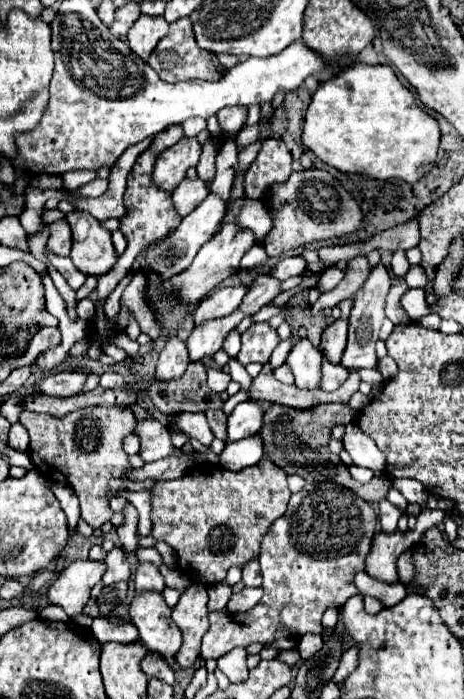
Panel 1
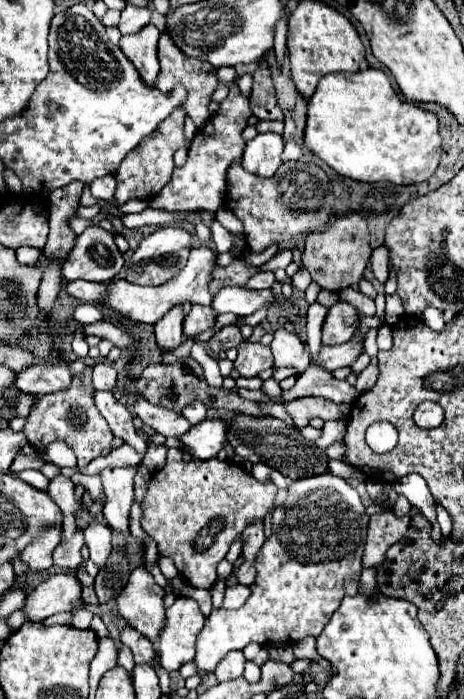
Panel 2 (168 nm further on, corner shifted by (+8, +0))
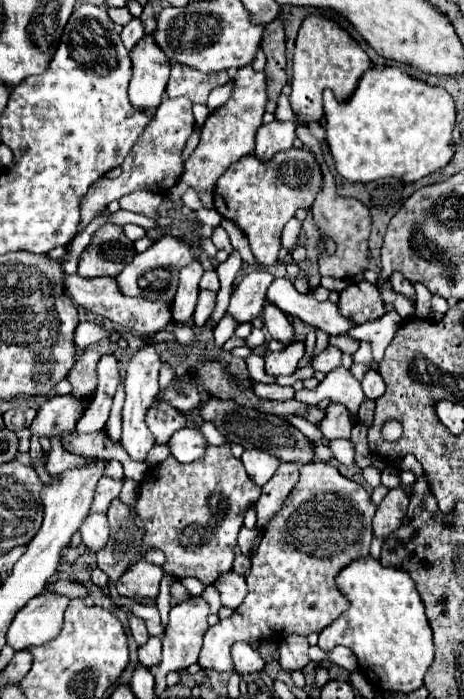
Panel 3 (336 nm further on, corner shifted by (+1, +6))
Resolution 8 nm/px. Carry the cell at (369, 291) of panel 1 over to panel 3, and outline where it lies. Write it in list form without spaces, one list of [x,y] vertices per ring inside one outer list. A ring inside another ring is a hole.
[[[328,345],[328,349],[324,349],[314,361],[312,361],[312,367],[316,371],[322,371],[322,373],[330,373],[332,369],[340,367],[342,365],[342,351],[334,345]]]

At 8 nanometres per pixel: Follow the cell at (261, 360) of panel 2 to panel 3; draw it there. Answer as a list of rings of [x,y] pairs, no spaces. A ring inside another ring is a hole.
[[[296,341],[294,345],[288,345],[282,351],[266,351],[264,363],[268,375],[292,375],[296,371],[298,361],[304,355],[304,343]]]

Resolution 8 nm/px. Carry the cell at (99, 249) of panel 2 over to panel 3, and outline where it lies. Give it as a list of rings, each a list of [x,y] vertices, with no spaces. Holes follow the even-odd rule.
[[[106,223],[94,235],[78,259],[80,277],[116,277],[132,259],[134,243],[122,233],[122,227]]]

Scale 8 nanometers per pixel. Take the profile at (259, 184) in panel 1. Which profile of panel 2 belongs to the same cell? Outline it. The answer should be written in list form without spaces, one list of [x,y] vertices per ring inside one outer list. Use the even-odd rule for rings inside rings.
[[[259,133],[255,139],[247,141],[245,153],[241,157],[241,165],[245,171],[261,175],[261,177],[273,177],[281,161],[283,153],[283,137],[277,133]]]

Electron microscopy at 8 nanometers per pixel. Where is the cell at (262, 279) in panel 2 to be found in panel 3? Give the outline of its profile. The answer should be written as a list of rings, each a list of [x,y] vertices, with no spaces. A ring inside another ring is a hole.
[[[254,271],[246,275],[232,293],[228,313],[242,323],[258,317],[264,305],[266,289],[270,287],[272,281],[274,281],[274,275],[268,271]]]

